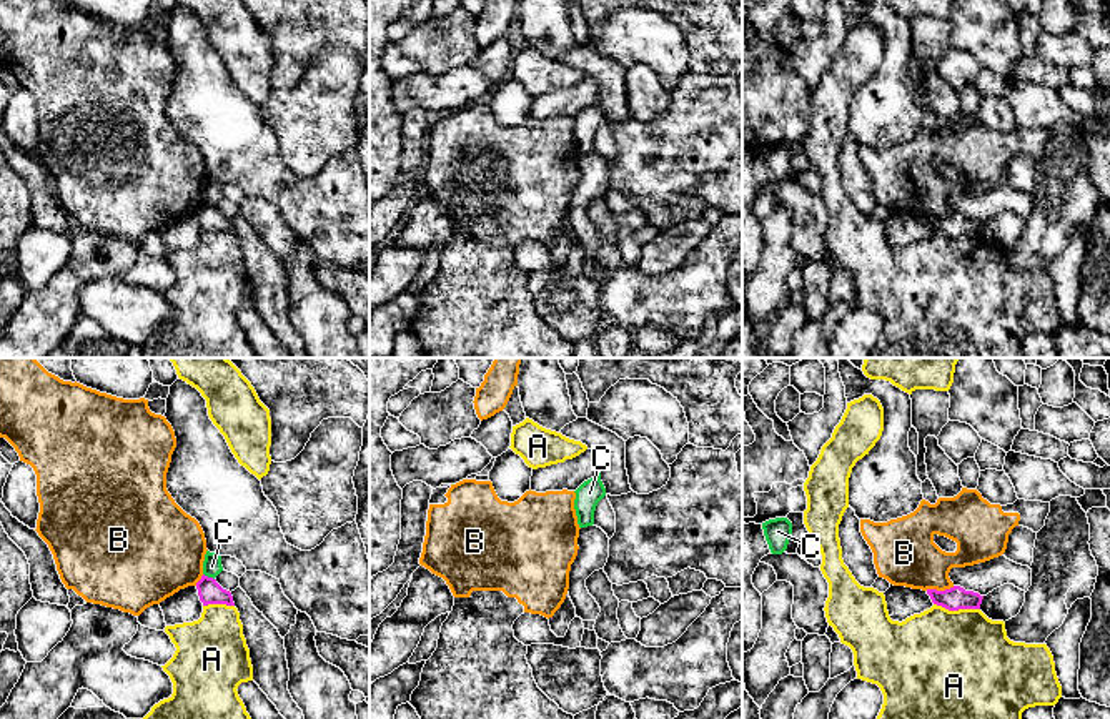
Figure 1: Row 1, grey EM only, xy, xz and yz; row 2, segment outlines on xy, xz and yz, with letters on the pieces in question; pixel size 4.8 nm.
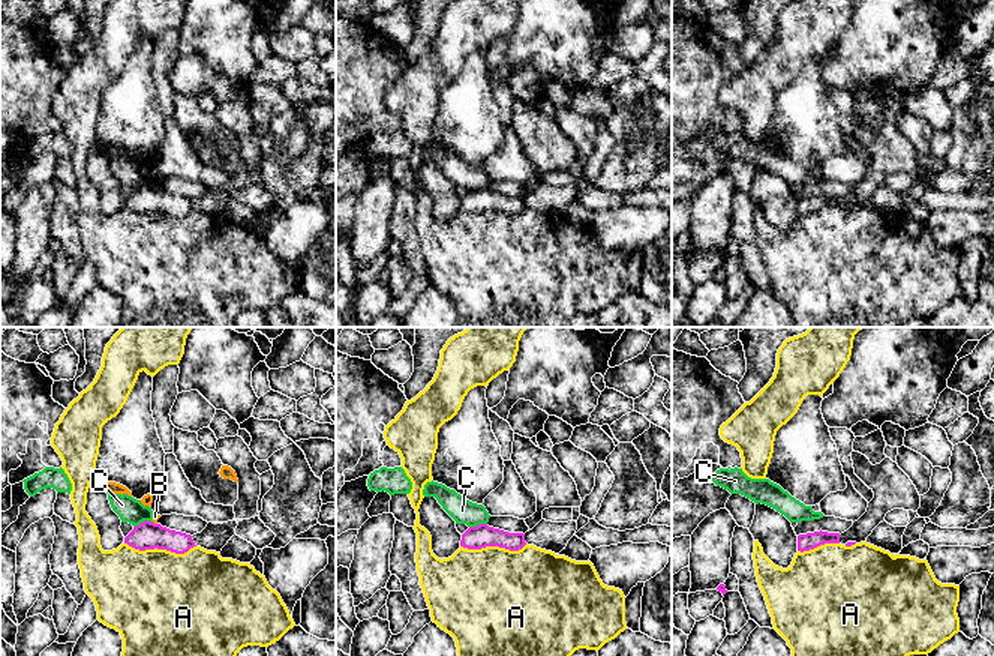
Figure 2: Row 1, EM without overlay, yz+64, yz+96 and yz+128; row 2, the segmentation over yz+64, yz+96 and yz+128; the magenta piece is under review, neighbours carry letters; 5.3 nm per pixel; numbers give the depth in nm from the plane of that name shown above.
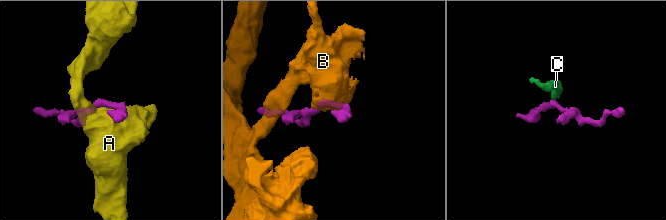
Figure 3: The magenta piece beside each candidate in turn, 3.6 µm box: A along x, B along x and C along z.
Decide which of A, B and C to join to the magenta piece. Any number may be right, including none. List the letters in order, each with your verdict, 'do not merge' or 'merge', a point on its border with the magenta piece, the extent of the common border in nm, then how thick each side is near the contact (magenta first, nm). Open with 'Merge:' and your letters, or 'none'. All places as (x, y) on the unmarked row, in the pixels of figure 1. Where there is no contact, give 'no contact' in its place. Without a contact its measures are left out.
Merge: none
A: do not merge; meets magenta in yz at (957, 237); contact 220 nm long; 120 nm thick on the magenta side, 500 nm on the other
B: do not merge; meets magenta in yz at (939, 218); contact 140 nm long; 120 nm thick on the magenta side, 300 nm on the other
C: do not merge; meets magenta in xy at (207, 203); contact 70 nm long; 110 nm thick on the magenta side, 100 nm on the other

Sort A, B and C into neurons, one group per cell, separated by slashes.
A / B / C

